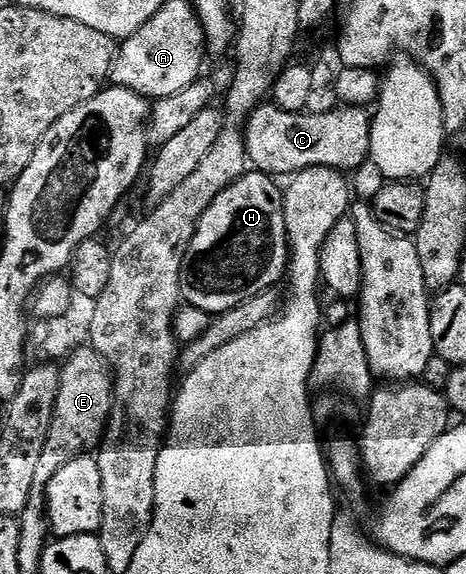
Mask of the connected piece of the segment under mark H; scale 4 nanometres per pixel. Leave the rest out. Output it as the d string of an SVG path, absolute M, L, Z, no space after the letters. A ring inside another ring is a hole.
M258 169L248 170L246 175L242 175L233 185L225 188L213 201L213 205L200 217L193 241L190 247L187 248L187 257L183 265L183 299L190 306L208 312L212 316L222 315L223 312L241 305L247 299L254 299L260 293L270 292L272 290L270 287L274 283L279 283L282 279L284 282L291 262L291 244L287 241L287 225L285 223L285 213L283 212L283 191L275 183L278 182L272 176L265 175Z

